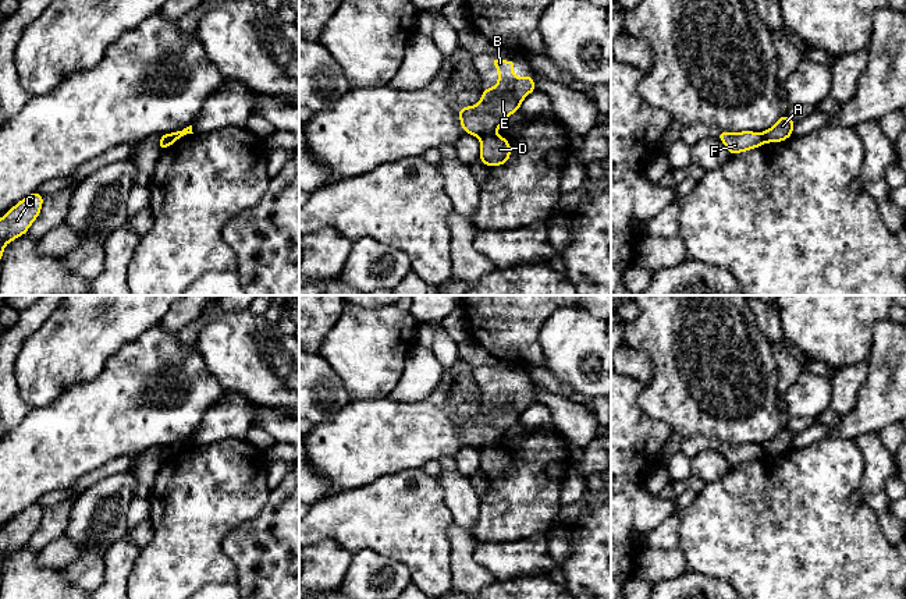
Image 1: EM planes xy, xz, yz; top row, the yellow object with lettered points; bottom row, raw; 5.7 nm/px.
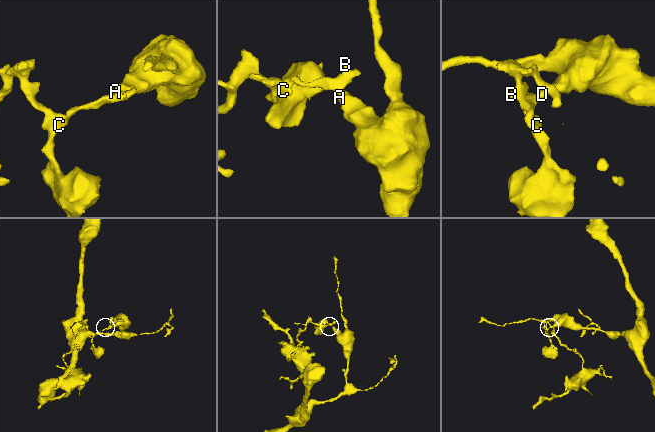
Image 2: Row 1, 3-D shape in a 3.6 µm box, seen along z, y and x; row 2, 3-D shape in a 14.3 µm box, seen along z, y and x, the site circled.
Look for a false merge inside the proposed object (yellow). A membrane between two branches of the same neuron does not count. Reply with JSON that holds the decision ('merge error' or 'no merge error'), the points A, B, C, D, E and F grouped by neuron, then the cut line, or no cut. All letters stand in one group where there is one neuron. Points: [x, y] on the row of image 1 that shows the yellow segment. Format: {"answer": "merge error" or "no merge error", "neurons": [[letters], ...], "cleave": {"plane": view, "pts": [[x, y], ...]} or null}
{"answer": "merge error", "neurons": [["A", "D"], ["B", "C", "E", "F"]], "cleave": {"plane": "xz", "pts": [[494, 133], [487, 133], [480, 138]]}}

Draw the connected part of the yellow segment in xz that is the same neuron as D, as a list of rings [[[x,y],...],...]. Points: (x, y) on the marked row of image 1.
[[[487,134],[480,138],[480,162],[488,167],[505,164],[511,156],[509,142],[500,135]]]

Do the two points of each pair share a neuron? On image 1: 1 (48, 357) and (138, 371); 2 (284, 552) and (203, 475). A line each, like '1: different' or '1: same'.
1: different
2: different

